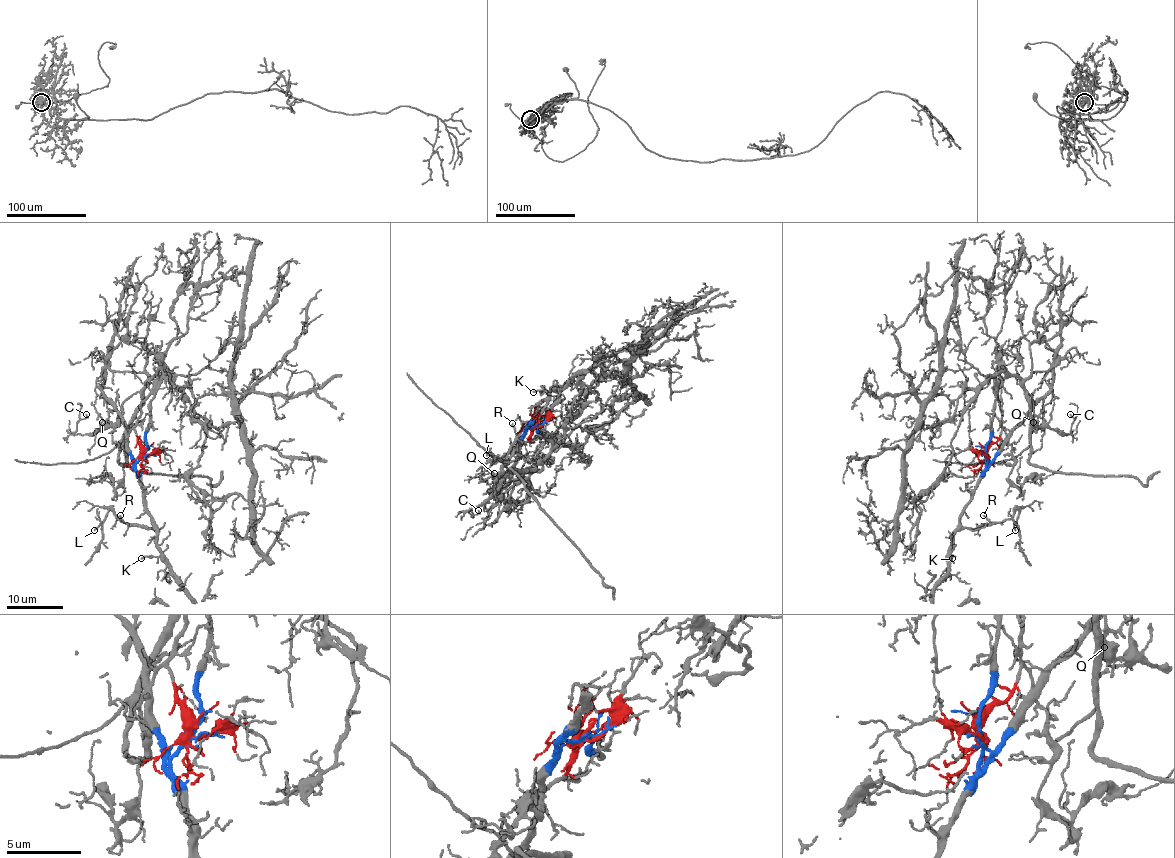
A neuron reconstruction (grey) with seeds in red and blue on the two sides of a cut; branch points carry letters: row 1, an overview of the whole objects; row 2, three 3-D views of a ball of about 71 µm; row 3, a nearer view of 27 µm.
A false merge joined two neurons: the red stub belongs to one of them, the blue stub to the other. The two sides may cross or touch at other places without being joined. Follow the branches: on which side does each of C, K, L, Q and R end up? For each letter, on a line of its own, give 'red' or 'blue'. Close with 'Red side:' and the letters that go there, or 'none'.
C: red
K: blue
L: blue
Q: red
R: blue
Red side: C, Q

